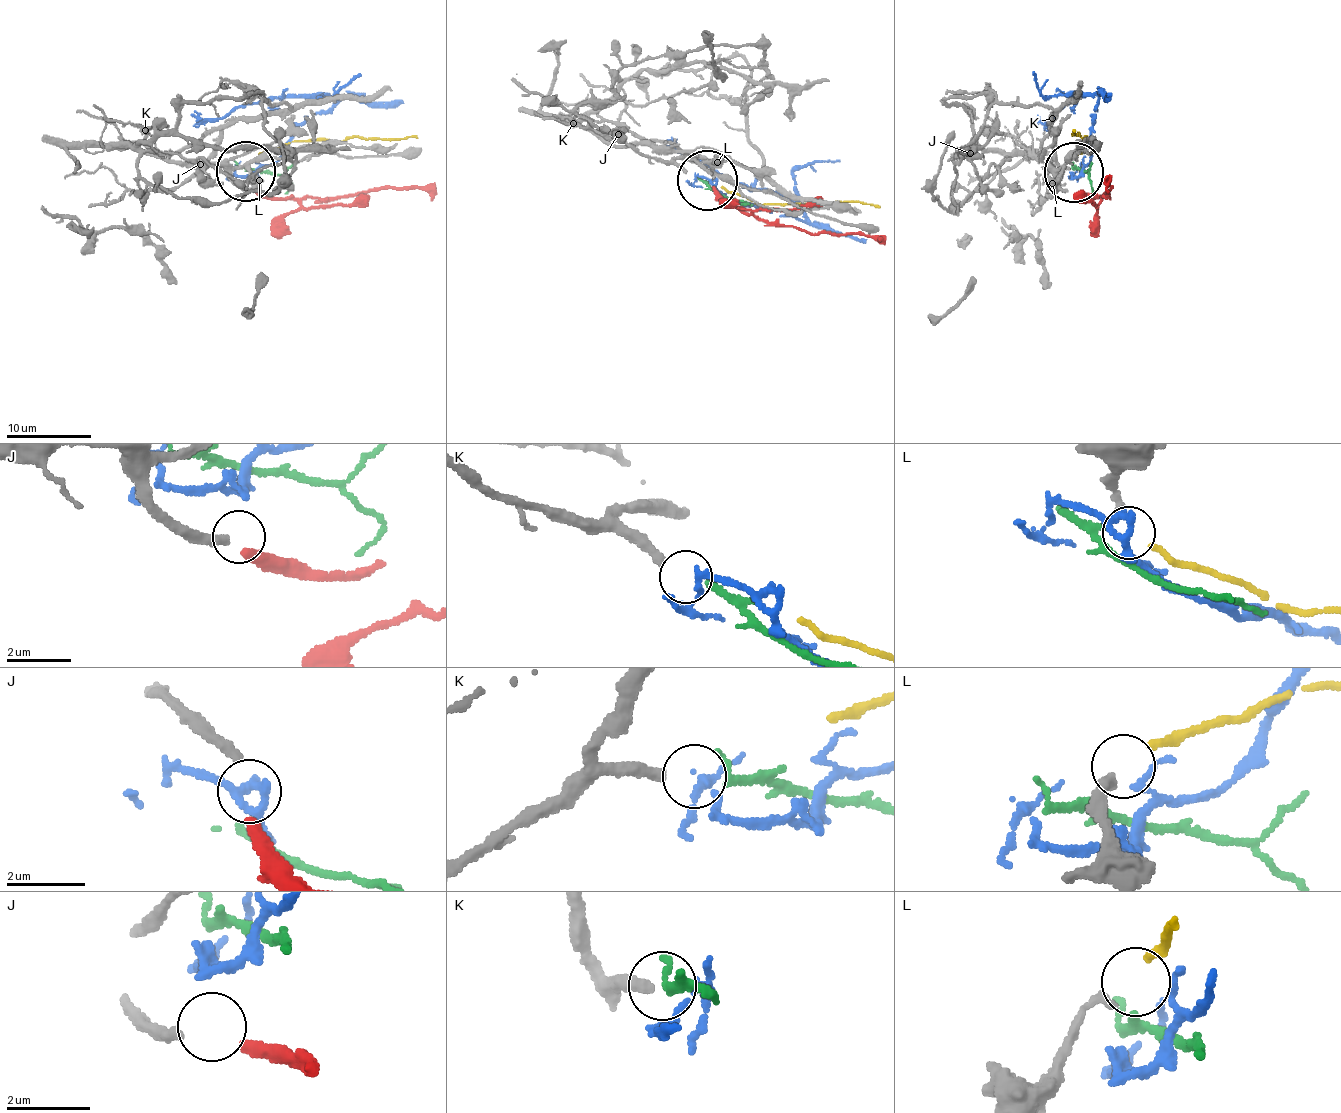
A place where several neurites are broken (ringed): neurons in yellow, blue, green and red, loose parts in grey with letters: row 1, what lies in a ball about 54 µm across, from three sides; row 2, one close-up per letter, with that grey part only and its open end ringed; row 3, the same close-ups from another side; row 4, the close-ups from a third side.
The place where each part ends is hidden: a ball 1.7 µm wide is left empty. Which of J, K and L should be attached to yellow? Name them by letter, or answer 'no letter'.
no letter

